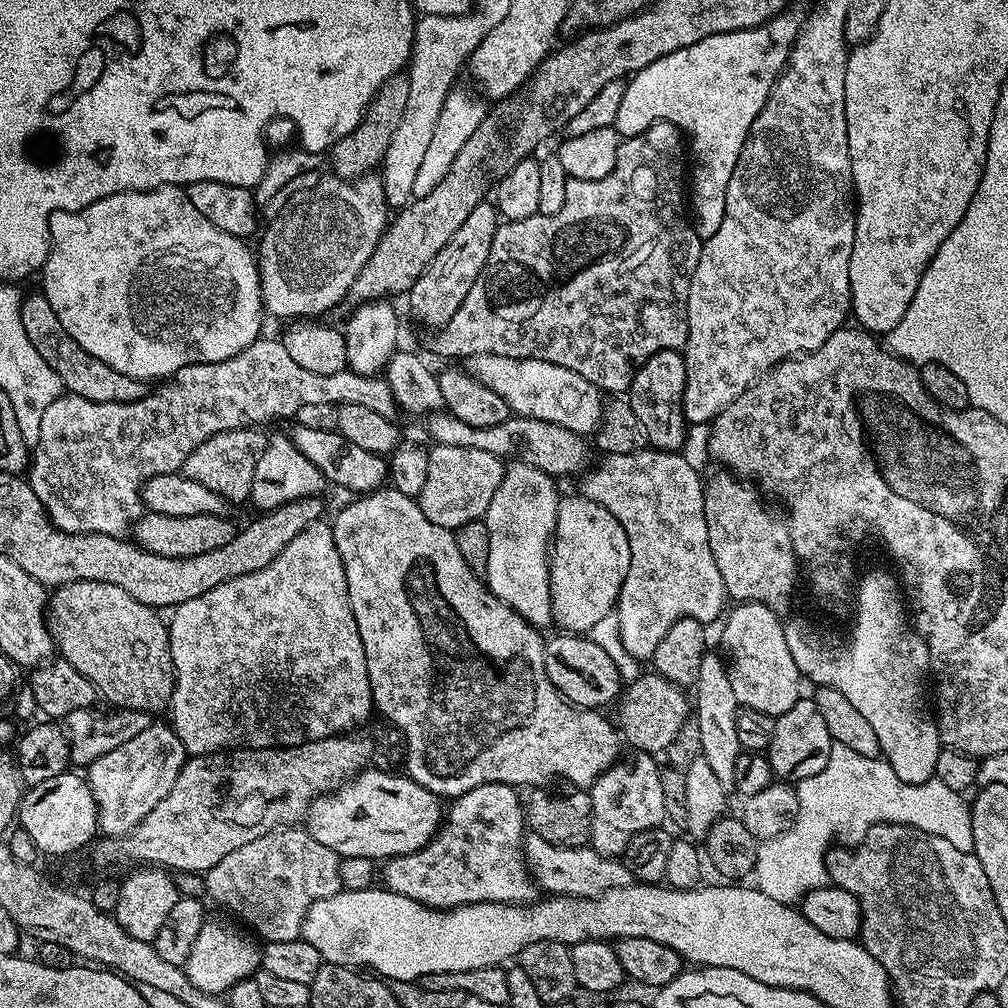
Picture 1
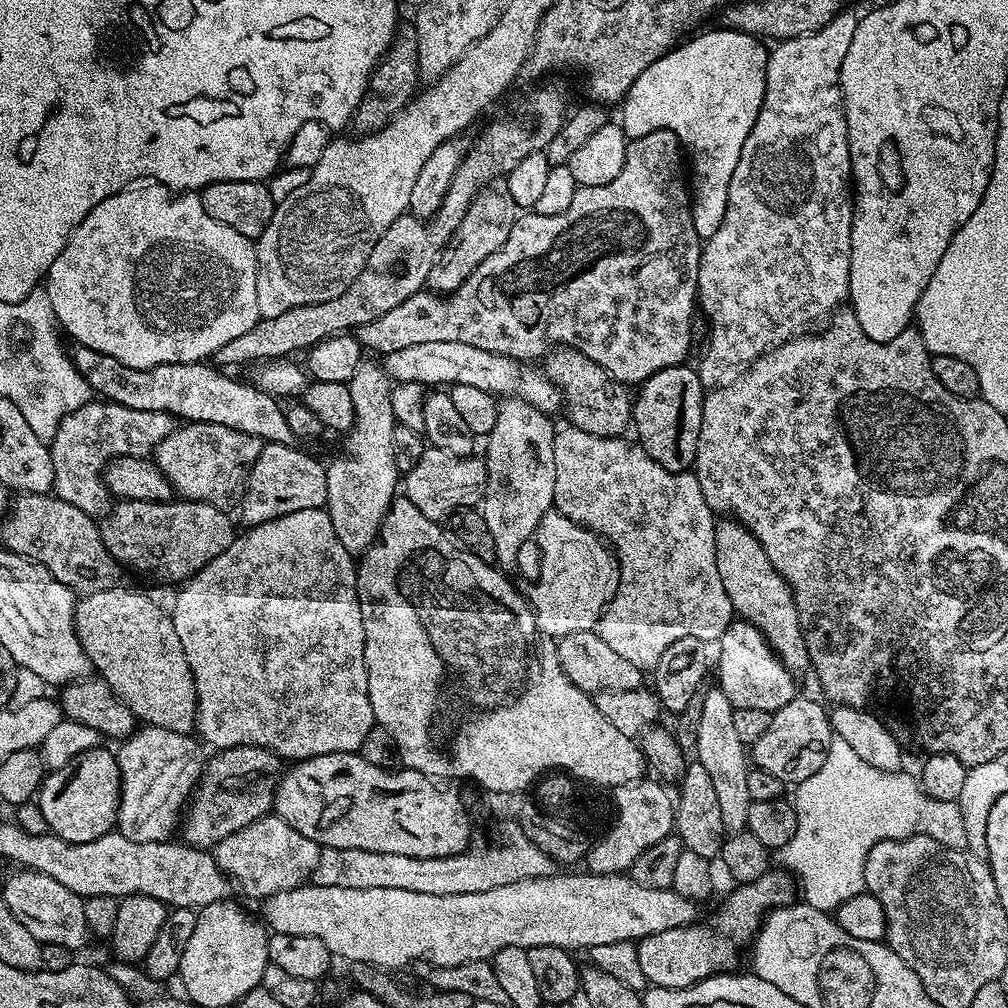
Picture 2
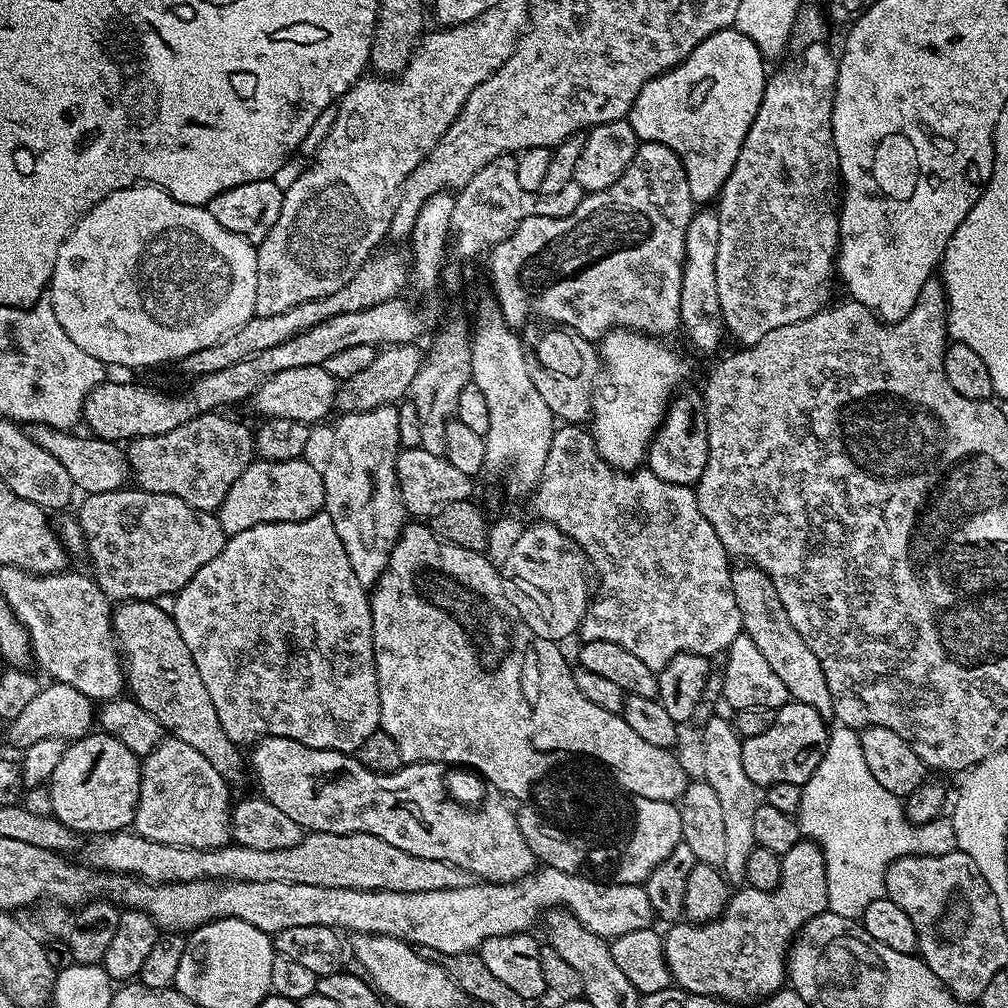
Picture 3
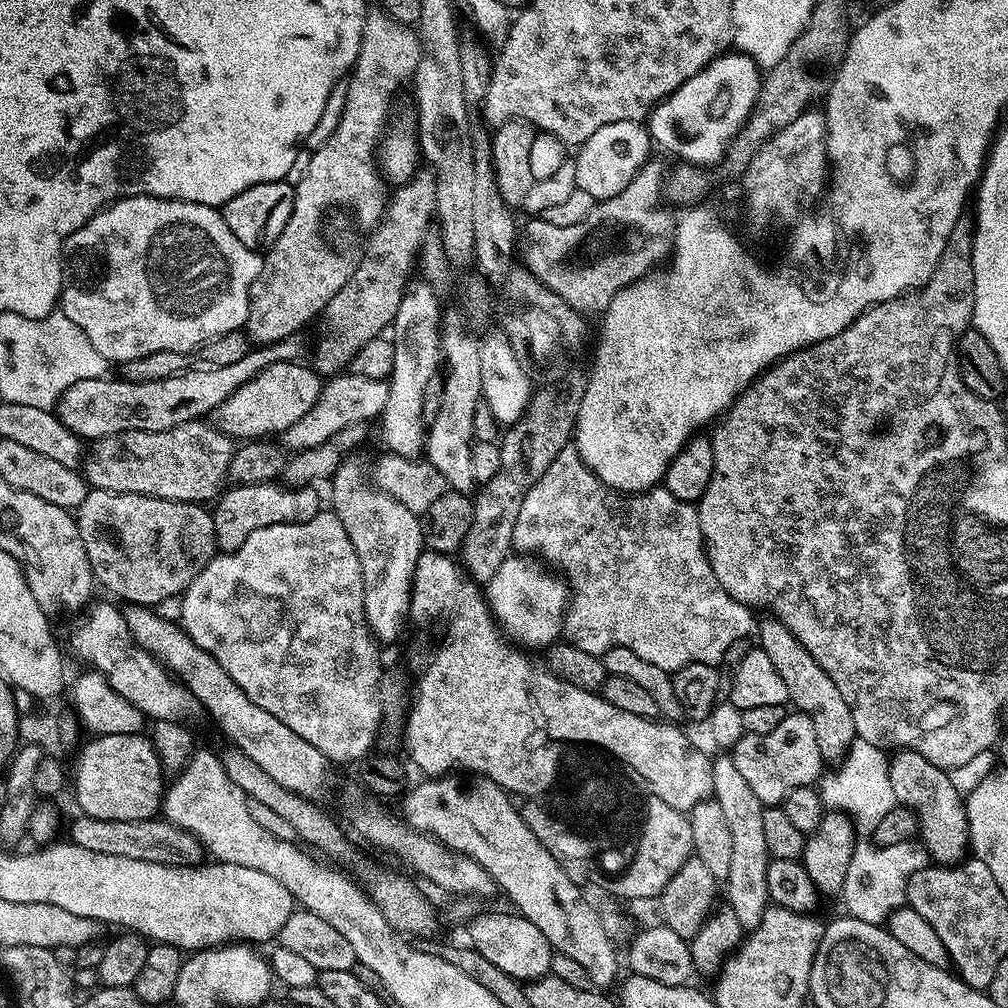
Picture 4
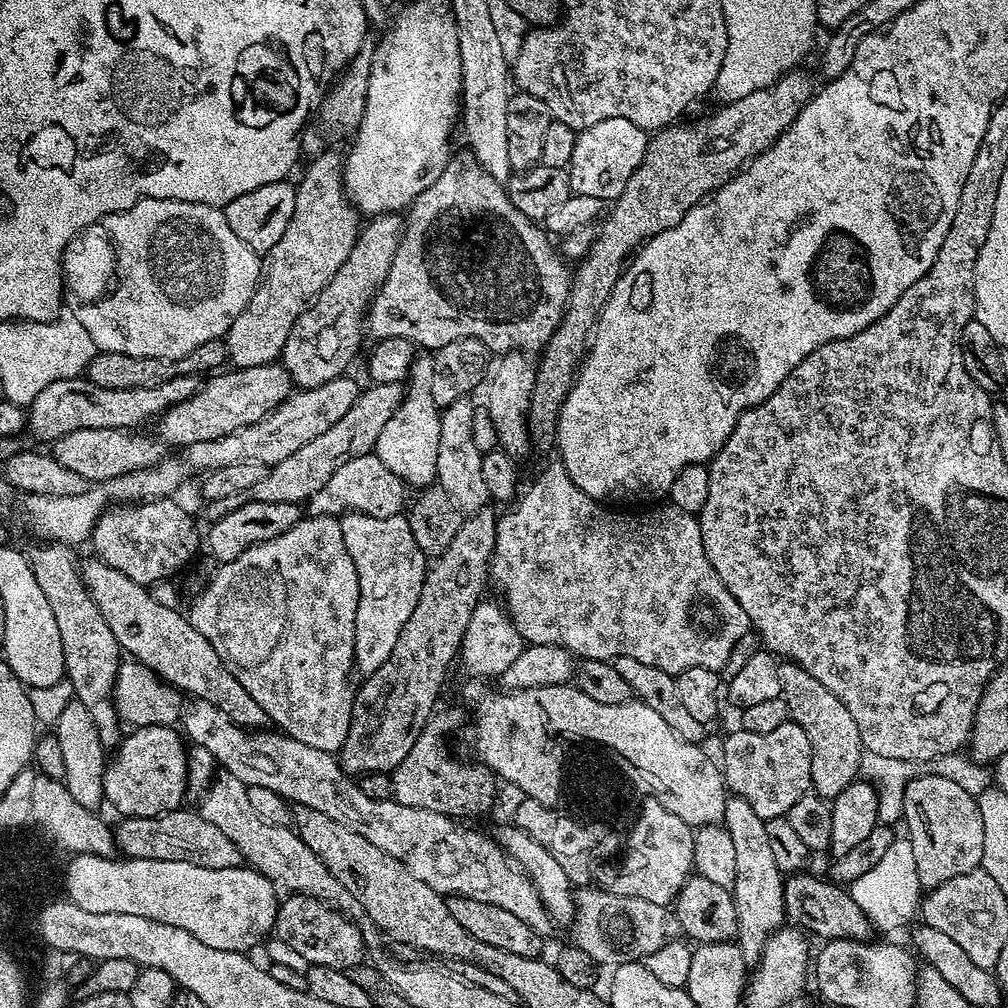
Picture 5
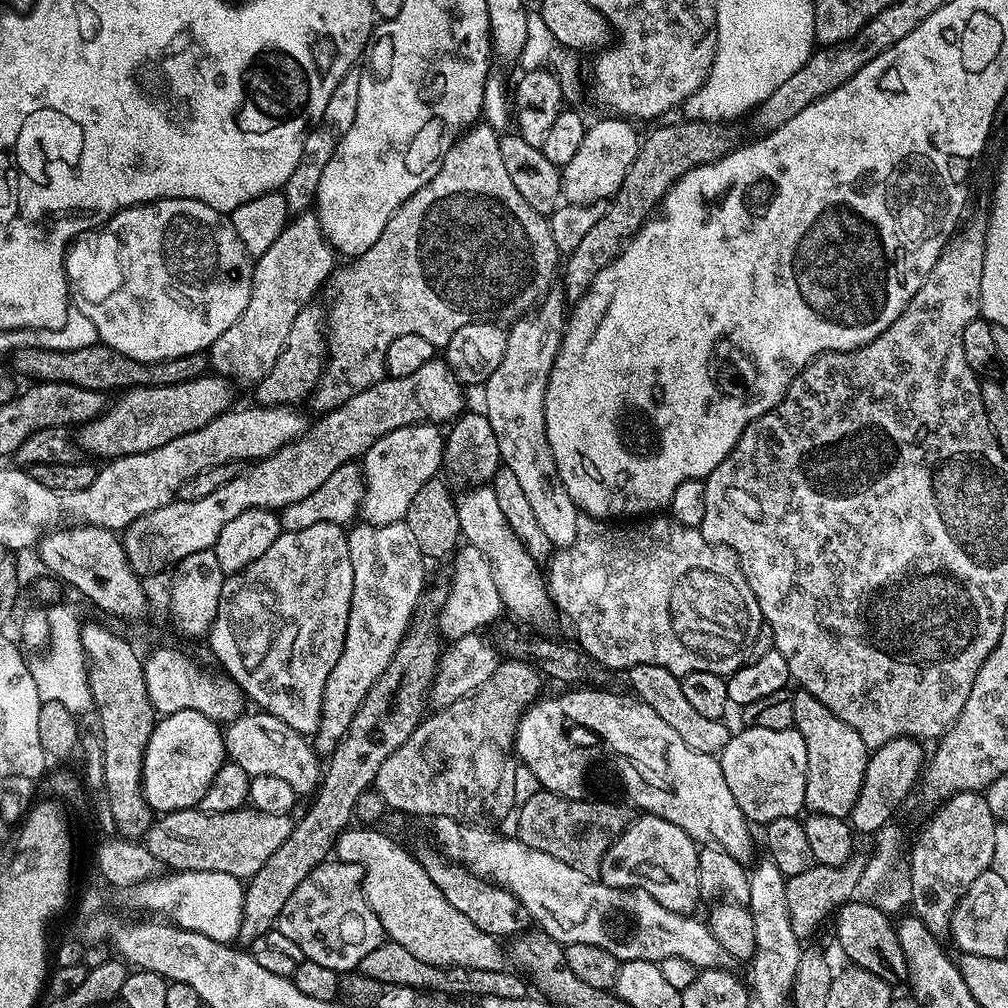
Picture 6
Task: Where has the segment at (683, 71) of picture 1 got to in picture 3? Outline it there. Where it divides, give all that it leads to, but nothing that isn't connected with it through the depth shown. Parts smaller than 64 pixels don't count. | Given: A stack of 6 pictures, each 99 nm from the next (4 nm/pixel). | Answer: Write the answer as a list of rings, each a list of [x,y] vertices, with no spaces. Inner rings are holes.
[[[735,27],[724,28],[710,34],[710,38],[699,44],[681,64],[646,82],[628,111],[626,119],[637,141],[670,146],[670,150],[680,155],[690,182],[690,194],[697,205],[707,205],[704,204],[707,200],[715,201],[719,197],[726,178],[730,178],[734,170],[734,162],[738,162],[738,150],[742,150],[742,142],[746,142],[746,134],[764,97],[764,64],[765,57],[760,55],[758,46],[754,46],[746,34],[737,32]]]

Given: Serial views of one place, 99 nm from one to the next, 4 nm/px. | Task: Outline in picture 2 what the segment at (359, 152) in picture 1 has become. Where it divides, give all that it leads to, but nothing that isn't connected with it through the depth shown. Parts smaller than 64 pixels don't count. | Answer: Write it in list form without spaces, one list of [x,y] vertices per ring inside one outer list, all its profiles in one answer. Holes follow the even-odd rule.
[[[401,23],[396,30],[396,36],[391,46],[384,51],[384,56],[377,62],[372,77],[368,79],[368,88],[364,97],[356,107],[350,121],[351,127],[357,128],[357,133],[367,134],[385,128],[398,113],[417,95],[416,83],[421,83],[420,67],[418,66],[418,34],[415,23]]]

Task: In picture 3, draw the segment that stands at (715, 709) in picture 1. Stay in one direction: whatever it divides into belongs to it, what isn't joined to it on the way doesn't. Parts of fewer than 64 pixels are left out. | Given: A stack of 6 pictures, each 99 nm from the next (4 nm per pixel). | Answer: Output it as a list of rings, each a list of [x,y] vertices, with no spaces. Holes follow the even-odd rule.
[[[715,714],[702,726],[702,778],[713,787],[721,803],[722,819],[726,827],[726,858],[722,865],[725,879],[731,885],[741,885],[745,879],[745,866],[756,845],[754,815],[760,803],[758,786],[746,775],[742,767],[741,737],[731,721]]]

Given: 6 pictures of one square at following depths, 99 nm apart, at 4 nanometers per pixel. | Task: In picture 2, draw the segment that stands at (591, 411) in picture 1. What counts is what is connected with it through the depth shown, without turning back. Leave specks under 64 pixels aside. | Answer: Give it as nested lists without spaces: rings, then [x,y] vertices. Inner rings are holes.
[[[422,342],[422,346],[406,346],[406,350],[394,350],[383,357],[382,367],[396,384],[406,382],[418,382],[425,386],[474,386],[478,390],[491,392],[493,396],[500,398],[505,395],[507,388],[513,388],[513,393],[519,394],[528,401],[530,406],[549,414],[556,414],[562,408],[562,393],[560,389],[550,382],[550,378],[544,375],[539,367],[528,362],[511,360],[508,356],[499,356],[486,350],[478,350],[478,346],[466,346],[466,342]]]

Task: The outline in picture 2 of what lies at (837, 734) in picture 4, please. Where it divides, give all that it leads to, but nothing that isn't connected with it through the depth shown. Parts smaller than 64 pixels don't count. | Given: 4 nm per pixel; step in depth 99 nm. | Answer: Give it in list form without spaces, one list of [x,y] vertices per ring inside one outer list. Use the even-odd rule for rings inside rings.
[[[717,519],[716,557],[718,575],[722,577],[722,586],[726,590],[726,598],[730,598],[733,613],[747,624],[753,624],[763,634],[789,672],[807,673],[810,668],[808,643],[804,637],[804,627],[798,618],[794,594],[782,574],[770,562],[770,558],[766,558],[766,550],[762,550],[758,538],[754,538],[754,534],[750,534],[750,530],[743,528],[737,520]]]

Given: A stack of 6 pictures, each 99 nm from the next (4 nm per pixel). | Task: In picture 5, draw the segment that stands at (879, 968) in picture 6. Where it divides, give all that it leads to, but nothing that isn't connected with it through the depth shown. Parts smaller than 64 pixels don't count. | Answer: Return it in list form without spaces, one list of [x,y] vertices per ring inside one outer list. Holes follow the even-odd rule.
[[[807,871],[789,875],[784,881],[784,915],[793,925],[799,926],[805,933],[813,937],[821,936],[821,941],[829,940],[863,940],[867,941],[868,936],[874,928],[873,921],[868,920],[866,914],[854,902],[851,891],[847,887],[841,886],[831,879],[823,880],[820,876],[808,876]]]

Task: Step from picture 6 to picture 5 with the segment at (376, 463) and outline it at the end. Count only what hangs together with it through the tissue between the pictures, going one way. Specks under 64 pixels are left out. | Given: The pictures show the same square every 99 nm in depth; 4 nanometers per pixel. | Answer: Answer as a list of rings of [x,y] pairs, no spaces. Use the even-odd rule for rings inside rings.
[[[417,355],[412,362],[412,370],[408,373],[404,400],[398,410],[394,410],[390,422],[382,426],[382,434],[378,434],[374,449],[374,455],[382,458],[382,462],[386,462],[386,466],[390,466],[390,470],[394,470],[394,474],[398,474],[398,478],[408,486],[428,486],[436,480],[441,409],[437,408],[430,394],[431,374],[432,356]]]

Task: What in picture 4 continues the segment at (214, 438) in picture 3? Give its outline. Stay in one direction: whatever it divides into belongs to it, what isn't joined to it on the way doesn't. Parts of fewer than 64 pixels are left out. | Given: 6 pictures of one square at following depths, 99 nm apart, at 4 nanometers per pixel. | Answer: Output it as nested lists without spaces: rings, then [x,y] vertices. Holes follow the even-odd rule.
[[[203,419],[191,420],[170,430],[130,430],[95,441],[82,461],[82,475],[92,488],[101,488],[107,492],[133,492],[187,504],[204,504],[215,501],[225,491],[233,451],[232,437],[219,432],[215,424]]]

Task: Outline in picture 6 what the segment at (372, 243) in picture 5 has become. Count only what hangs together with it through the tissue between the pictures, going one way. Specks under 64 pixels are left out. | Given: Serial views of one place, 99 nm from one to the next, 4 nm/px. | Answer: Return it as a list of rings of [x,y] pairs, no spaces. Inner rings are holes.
[[[319,303],[306,305],[294,318],[294,326],[286,337],[286,346],[282,346],[282,354],[278,354],[278,362],[274,362],[274,370],[266,374],[255,385],[254,391],[261,405],[264,406],[296,406],[313,395],[320,375],[326,367],[326,353],[329,351],[329,341],[326,339],[326,312],[320,309]]]

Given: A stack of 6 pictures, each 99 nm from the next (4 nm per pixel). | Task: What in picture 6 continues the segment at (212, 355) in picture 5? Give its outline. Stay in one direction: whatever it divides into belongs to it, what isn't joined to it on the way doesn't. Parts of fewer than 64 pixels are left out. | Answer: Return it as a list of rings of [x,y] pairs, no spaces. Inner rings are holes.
[[[99,342],[82,346],[82,350],[66,350],[65,352],[44,349],[28,350],[18,359],[20,360],[14,366],[15,371],[21,377],[22,375],[29,376],[29,381],[62,382],[105,394],[111,394],[111,392],[120,394],[129,388],[157,388],[190,382],[194,378],[205,375],[210,368],[209,357],[203,352],[158,362],[138,362],[134,358],[126,358],[126,354],[118,354],[118,350]]]

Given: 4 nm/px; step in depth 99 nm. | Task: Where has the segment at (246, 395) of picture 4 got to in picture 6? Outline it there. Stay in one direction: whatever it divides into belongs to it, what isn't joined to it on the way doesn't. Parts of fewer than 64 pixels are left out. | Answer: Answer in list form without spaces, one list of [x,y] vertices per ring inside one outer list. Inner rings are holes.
[[[205,374],[181,384],[129,388],[117,399],[121,400],[113,408],[111,405],[104,415],[79,429],[79,443],[86,452],[108,456],[104,458],[142,454],[146,450],[166,446],[166,442],[174,442],[174,438],[182,438],[182,434],[202,430],[202,426],[229,411],[234,404],[231,387],[233,385],[219,374]]]

